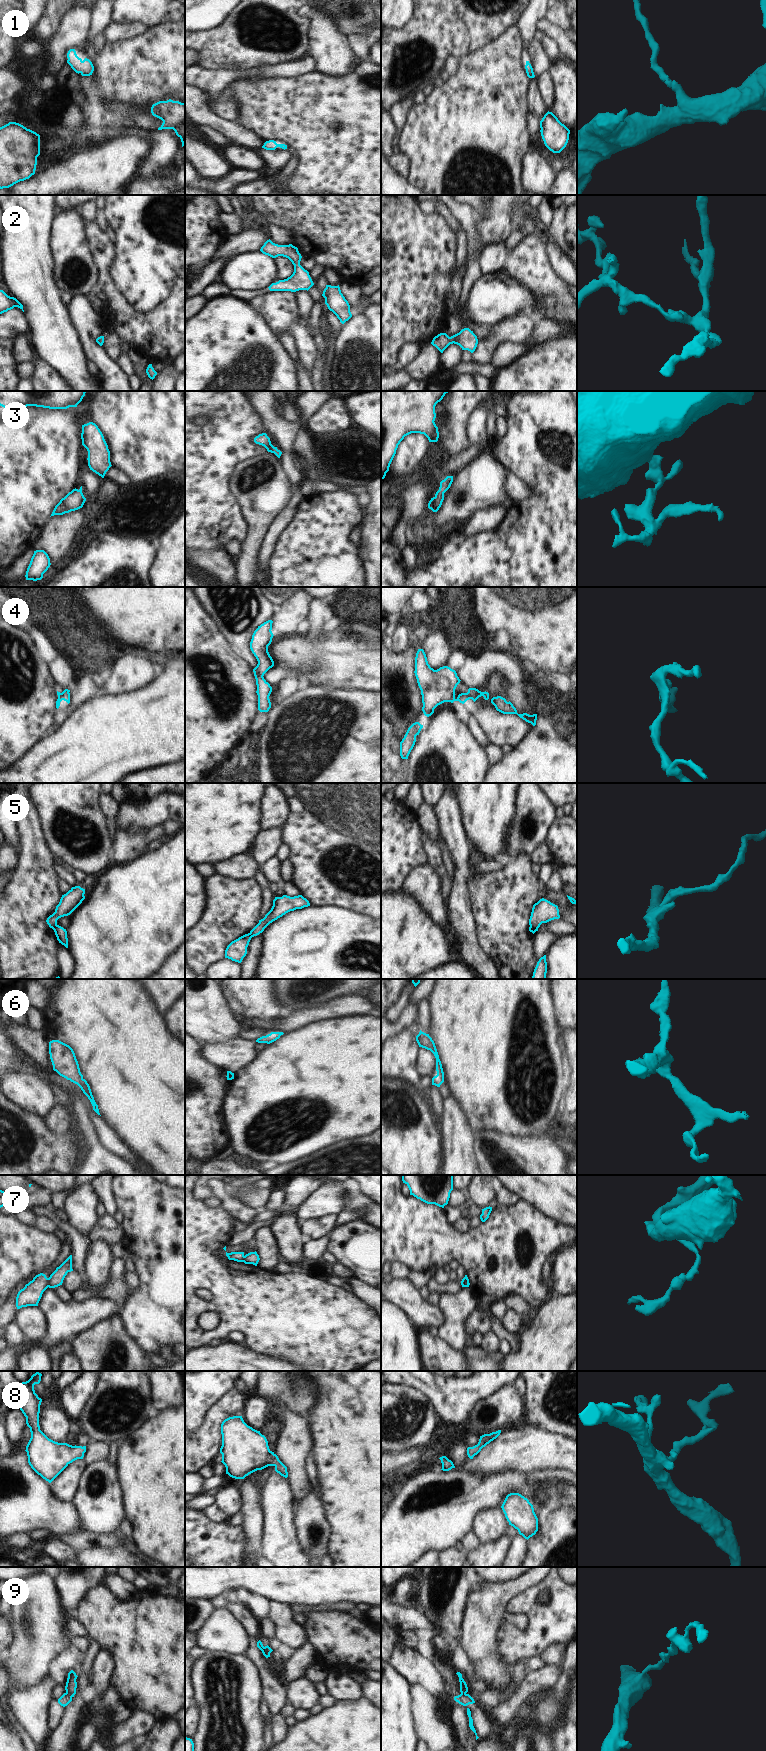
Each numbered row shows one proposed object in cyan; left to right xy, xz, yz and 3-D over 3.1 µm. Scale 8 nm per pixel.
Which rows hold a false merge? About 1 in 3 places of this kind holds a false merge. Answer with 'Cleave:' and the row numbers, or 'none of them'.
Cleave: 4, 5, 7.

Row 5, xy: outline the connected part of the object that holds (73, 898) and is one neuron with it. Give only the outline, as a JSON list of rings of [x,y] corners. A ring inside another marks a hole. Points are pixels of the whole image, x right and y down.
[[[80,886],[72,887],[66,894],[62,895],[55,912],[50,915],[46,922],[50,928],[57,926],[57,920],[61,917],[70,915],[85,899],[85,889]]]

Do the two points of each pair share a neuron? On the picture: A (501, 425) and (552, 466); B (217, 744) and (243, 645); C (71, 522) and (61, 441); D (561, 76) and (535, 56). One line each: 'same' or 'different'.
A: different
B: different
C: different
D: different

